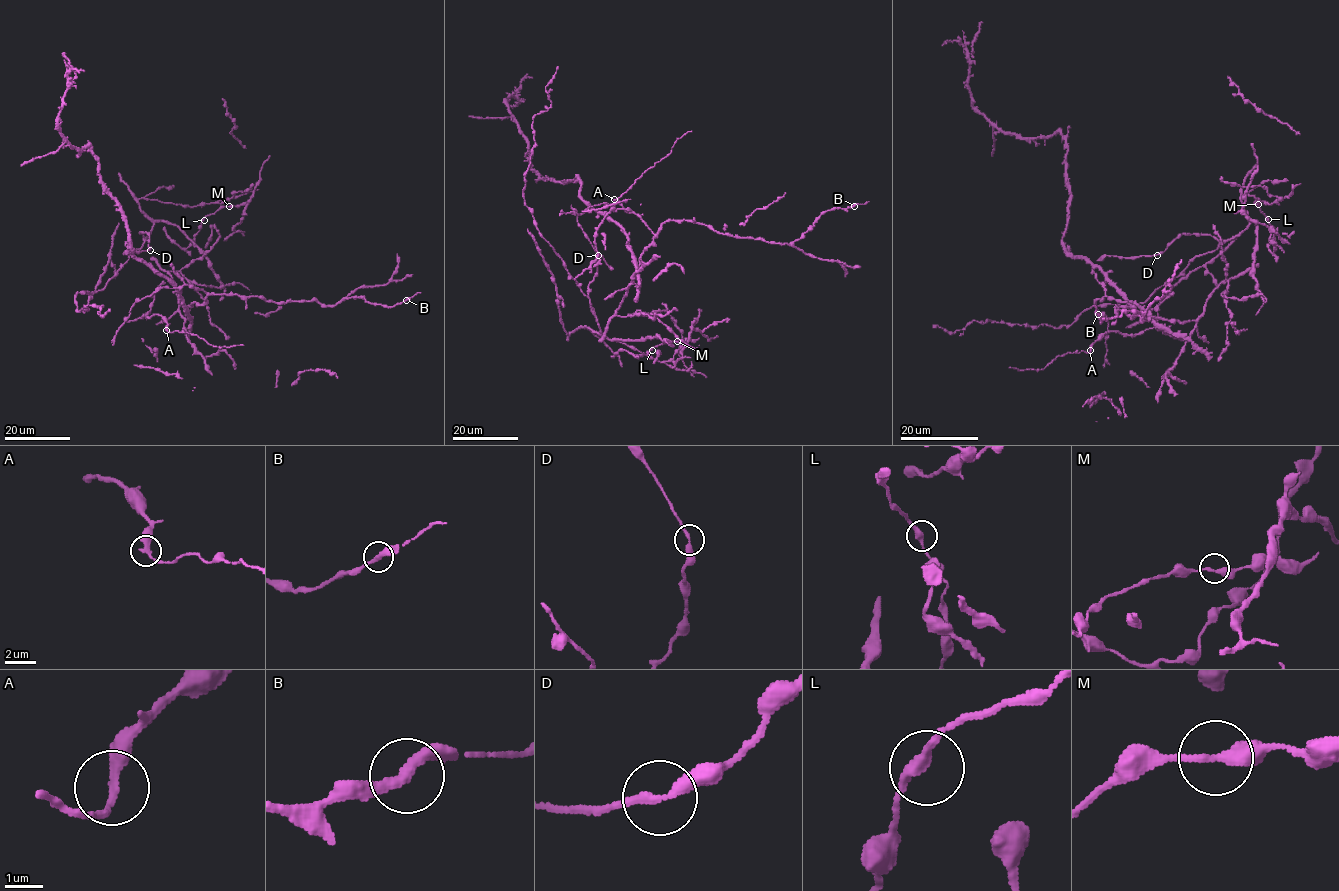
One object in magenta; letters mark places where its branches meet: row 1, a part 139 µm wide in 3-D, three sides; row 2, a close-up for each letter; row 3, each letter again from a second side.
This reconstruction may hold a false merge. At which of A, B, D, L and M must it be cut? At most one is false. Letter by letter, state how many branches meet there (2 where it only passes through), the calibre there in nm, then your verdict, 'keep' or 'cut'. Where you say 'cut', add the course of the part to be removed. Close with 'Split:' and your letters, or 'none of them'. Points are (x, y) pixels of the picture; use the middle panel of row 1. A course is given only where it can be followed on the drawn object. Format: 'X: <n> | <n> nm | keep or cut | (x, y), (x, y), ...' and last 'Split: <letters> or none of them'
A: 2 | 280 nm | cut | (615, 199), (666, 157), (674, 142), (691, 131)
B: 2 | 280 nm | keep
D: 2 | 280 nm | keep
L: 2 | 300 nm | keep
M: 2 | 280 nm | keep
Split: A

